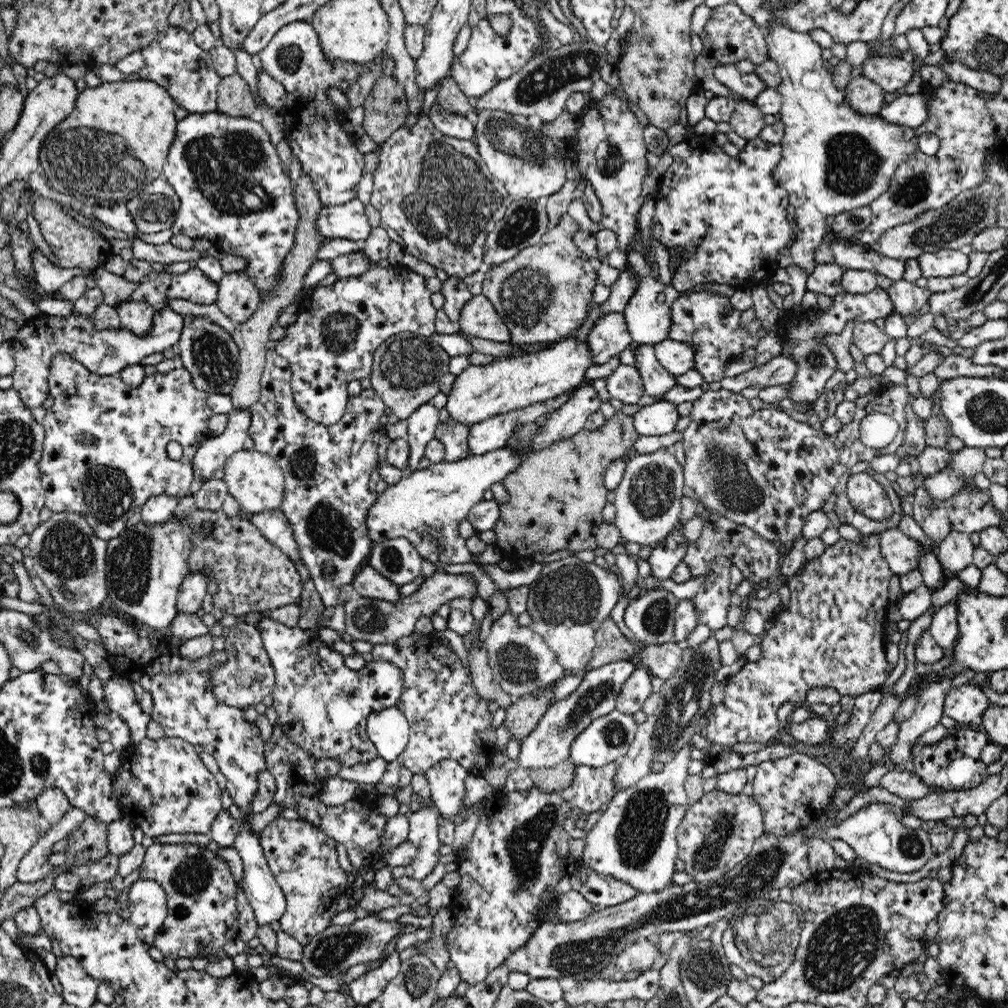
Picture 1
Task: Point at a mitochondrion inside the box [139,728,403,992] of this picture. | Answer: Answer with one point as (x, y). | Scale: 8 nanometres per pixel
(332, 952)

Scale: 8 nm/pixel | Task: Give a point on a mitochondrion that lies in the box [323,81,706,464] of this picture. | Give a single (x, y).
(438, 157)

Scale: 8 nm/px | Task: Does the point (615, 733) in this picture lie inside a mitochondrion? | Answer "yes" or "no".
yes

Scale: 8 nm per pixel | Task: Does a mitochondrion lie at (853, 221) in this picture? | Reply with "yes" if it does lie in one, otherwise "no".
yes

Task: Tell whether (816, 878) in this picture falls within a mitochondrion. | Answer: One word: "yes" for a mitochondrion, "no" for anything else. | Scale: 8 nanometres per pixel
no

